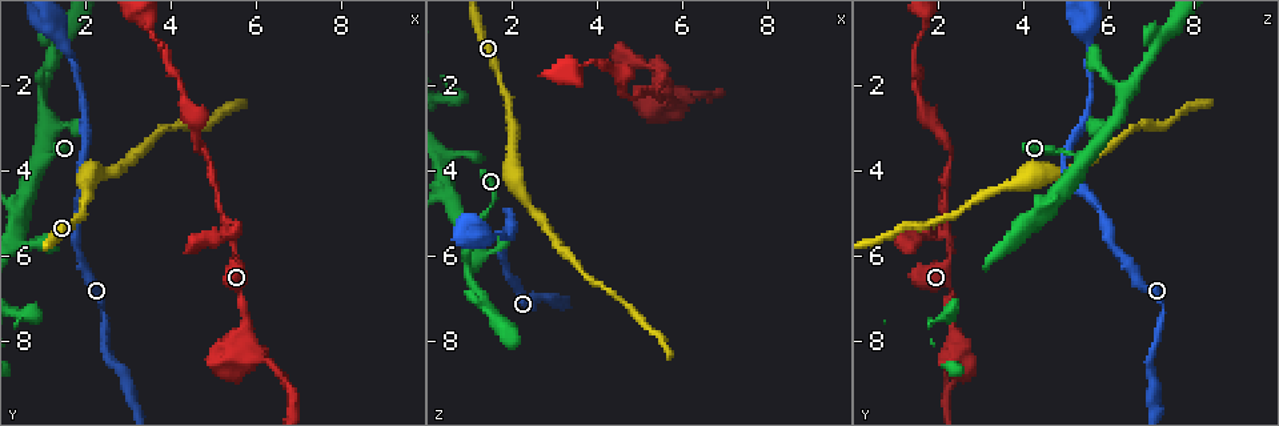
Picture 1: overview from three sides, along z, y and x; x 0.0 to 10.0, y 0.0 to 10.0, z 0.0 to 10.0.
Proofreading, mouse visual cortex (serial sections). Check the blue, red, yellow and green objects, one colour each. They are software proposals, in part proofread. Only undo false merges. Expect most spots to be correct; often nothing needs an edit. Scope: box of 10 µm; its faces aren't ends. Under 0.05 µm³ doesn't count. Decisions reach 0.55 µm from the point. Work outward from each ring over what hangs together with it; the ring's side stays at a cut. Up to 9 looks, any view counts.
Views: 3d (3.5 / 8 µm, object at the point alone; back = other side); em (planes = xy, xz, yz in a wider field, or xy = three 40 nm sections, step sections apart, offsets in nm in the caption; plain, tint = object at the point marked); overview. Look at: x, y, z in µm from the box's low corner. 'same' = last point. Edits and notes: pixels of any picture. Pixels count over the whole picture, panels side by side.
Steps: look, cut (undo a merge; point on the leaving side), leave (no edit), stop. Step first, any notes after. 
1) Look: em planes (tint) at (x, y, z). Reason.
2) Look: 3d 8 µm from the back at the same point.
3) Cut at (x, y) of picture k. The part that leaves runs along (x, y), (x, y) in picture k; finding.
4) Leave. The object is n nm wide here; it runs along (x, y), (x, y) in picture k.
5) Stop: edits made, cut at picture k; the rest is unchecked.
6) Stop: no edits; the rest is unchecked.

Look: 3d 3.5 µm from the back at (2.30, 4.20, 4.50). Sudden change in width.

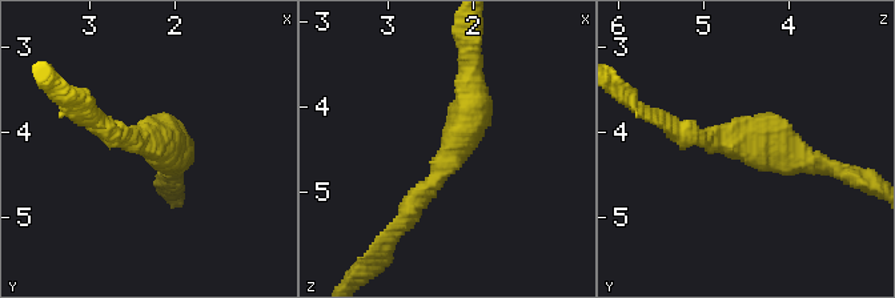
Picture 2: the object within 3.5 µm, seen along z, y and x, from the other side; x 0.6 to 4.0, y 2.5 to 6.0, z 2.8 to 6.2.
Look: em xy step 1 (tint) at (2.25, 4.15, 4.60). Need the tissue.

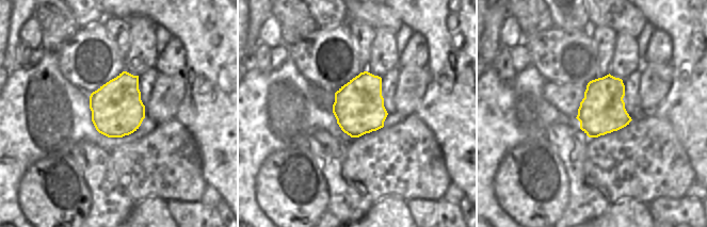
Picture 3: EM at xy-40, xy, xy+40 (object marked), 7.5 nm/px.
Leave. It runs along (473, 77), (461, 141), (404, 224) in picture 2; one cell here.

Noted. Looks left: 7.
Look: 3d 3.5 µm at (5.35, 5.50, 2.25).

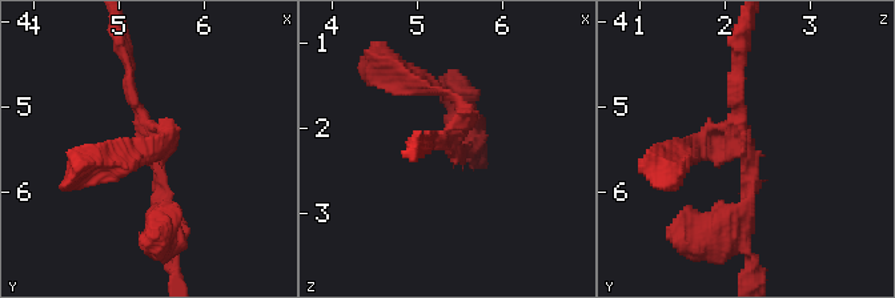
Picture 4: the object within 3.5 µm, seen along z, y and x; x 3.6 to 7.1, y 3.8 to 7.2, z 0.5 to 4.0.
Look: em xy step 5 (tint) at (5.35, 5.45, 2.20). 3 arms meet here; the arms are 150, 150, 250 nm wide.

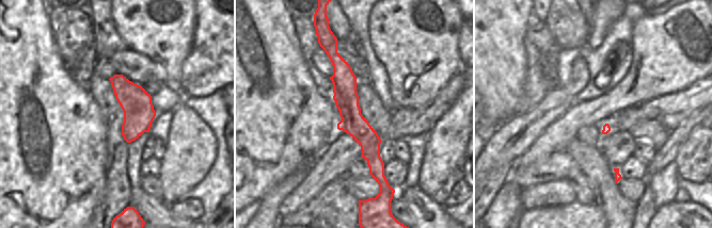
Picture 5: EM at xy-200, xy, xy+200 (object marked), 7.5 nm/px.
Leave. It runs along (165, 230), (161, 169), (128, 67) in picture 4; continuous, no second cell.

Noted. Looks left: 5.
Look: 3d 8 µm at (5.75, 7.90, 2.40). Sudden change in width.

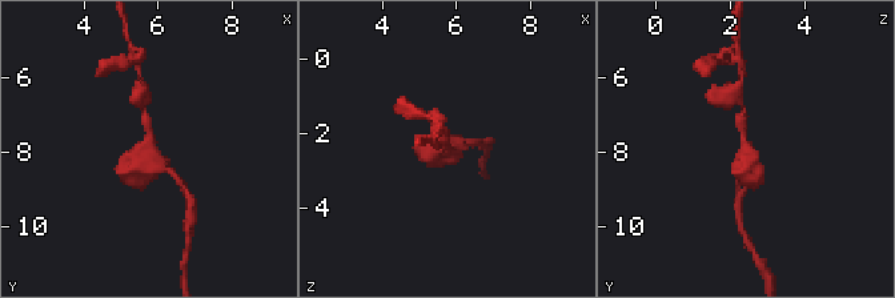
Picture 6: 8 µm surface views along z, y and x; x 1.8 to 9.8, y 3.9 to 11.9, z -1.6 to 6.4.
Look: 3d 3.5 µm at the same point.

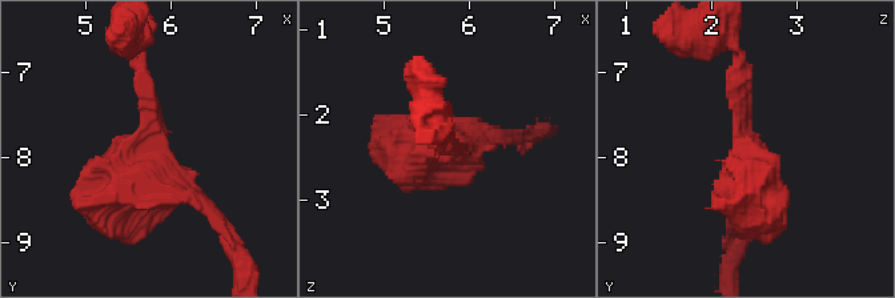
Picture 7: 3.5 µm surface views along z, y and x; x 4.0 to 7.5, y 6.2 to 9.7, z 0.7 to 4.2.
Look: em xy step 5 (tint) at (5.80, 7.85, 2.40). Need the tissue.

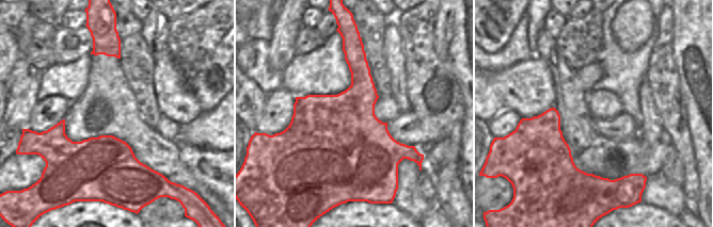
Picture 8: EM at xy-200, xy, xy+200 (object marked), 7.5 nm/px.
Leave. It runs along (741, 63), (734, 95), (765, 217) in picture 7; continuous, no second cell.

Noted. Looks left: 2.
Stop: no edits; the rest is unchecked.

